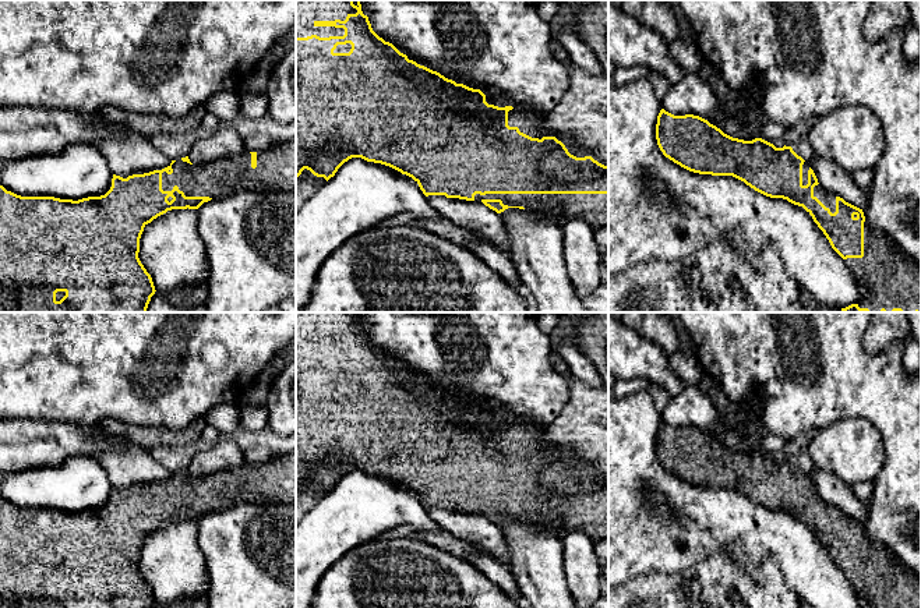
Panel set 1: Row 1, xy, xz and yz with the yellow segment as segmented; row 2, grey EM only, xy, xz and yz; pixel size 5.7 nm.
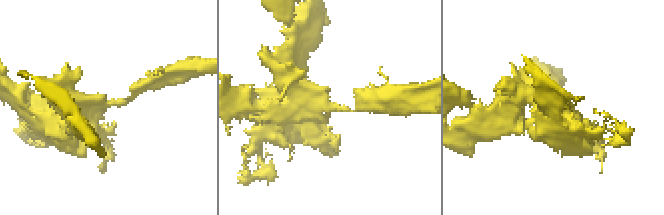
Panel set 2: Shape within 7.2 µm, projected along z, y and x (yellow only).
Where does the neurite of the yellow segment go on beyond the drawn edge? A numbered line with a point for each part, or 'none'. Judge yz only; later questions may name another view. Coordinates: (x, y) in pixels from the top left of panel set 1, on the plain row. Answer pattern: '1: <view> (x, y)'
1: yz (885, 582)

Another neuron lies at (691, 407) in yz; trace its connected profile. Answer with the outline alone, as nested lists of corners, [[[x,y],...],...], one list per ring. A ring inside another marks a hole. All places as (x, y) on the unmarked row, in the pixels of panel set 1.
[[[688,382],[681,393],[670,397],[660,414],[661,421],[674,428],[694,427],[707,432],[710,436],[724,430],[710,396],[702,393],[698,385]]]

